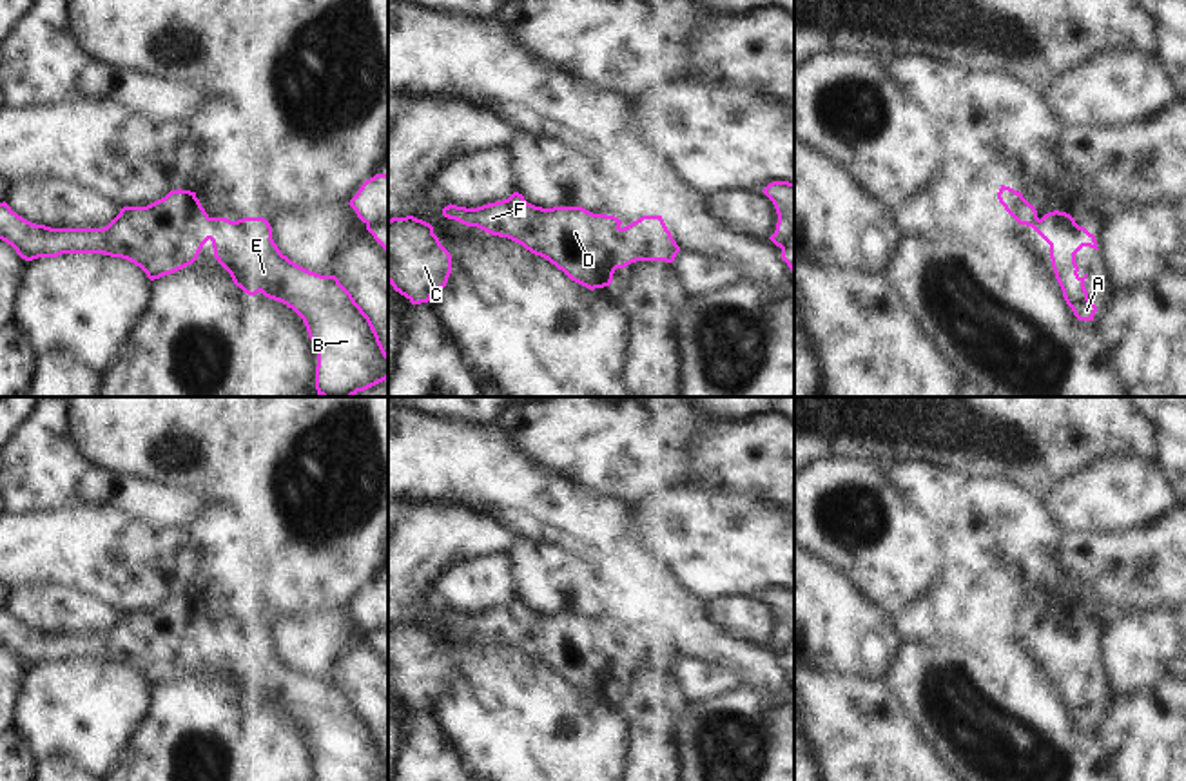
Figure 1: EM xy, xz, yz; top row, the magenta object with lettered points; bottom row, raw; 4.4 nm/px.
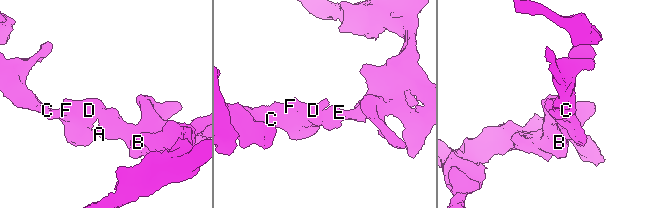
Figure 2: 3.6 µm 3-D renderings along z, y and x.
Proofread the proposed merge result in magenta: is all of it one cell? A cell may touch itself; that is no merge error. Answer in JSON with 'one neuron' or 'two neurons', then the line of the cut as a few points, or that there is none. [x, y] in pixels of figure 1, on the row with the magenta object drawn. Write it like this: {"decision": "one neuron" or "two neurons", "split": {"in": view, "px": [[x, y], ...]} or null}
{"decision": "one neuron", "split": null}

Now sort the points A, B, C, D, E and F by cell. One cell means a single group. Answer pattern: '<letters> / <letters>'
A B C D E F

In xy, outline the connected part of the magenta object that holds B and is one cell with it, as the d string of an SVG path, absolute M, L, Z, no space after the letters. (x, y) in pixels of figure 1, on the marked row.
M178 188L147 207L123 207L103 228L51 228L34 225L13 212L4 201L0 203L0 239L11 245L25 261L58 257L62 254L122 257L140 266L151 281L192 265L210 239L214 257L230 274L236 286L248 295L261 292L265 297L287 304L303 319L317 352L317 395L354 397L357 391L365 391L388 379L388 353L370 317L335 275L310 272L283 256L272 239L272 227L265 217L243 217L238 221L210 217L196 192Z

